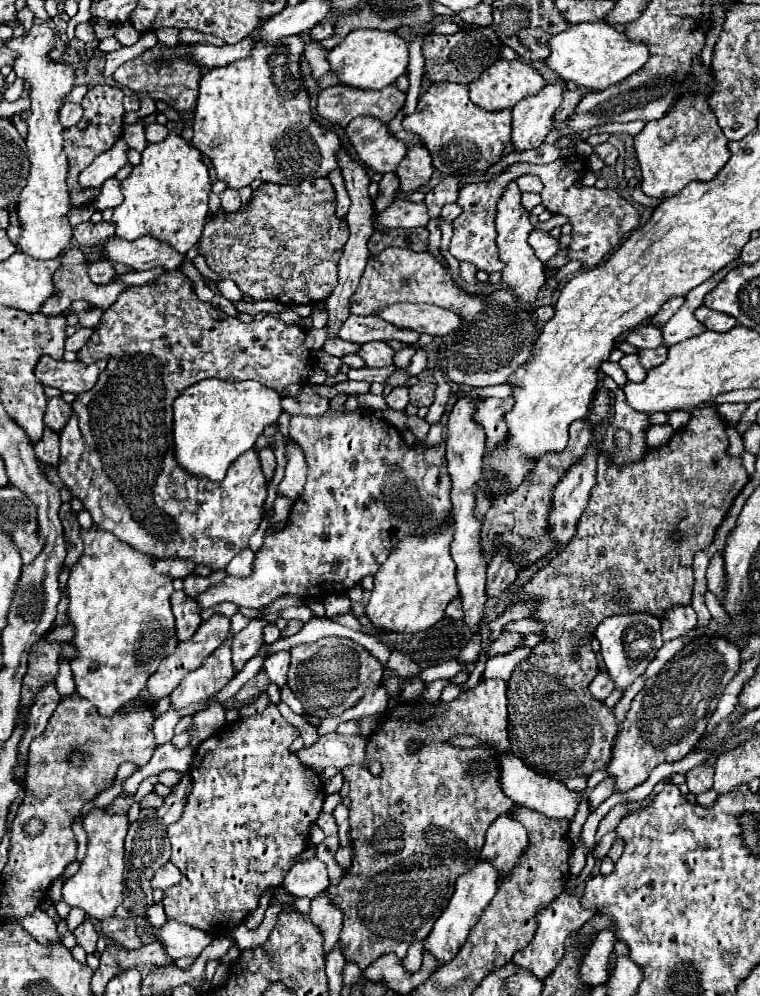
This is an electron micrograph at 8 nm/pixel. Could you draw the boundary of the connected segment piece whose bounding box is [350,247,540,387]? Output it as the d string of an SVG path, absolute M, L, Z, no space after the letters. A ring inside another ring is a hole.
M390 247L382 251L382 255L376 255L368 261L360 285L350 299L350 313L378 315L378 307L386 307L392 303L432 303L448 311L454 311L456 315L462 317L460 329L454 331L454 341L442 341L438 345L438 361L442 363L446 377L458 385L490 387L490 385L508 383L510 375L532 357L534 343L540 335L536 309L524 305L510 289L498 289L492 295L470 295L454 283L452 273L442 263L438 263L430 253L414 253L414 251Z

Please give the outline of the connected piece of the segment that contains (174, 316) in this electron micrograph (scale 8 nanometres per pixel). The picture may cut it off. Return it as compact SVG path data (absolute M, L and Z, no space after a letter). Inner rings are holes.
M168 271L166 275L162 275L160 279L156 279L154 283L148 283L148 285L140 285L140 287L130 287L126 289L124 293L120 293L118 301L108 307L108 311L104 311L104 317L100 319L102 323L94 329L92 337L90 337L90 343L84 345L80 351L78 351L78 361L82 363L94 363L94 361L100 361L100 359L106 359L108 361L108 367L104 369L104 373L98 377L96 385L86 391L86 393L80 393L76 397L76 401L72 403L72 417L70 421L66 423L66 427L62 429L60 433L60 465L58 465L58 475L60 479L66 483L66 487L72 491L72 495L76 495L84 507L90 511L94 523L104 529L104 531L110 531L114 533L120 541L128 543L130 547L134 547L136 551L142 551L142 553L148 553L148 555L154 555L156 559L170 559L170 557L178 557L178 559L190 559L194 563L200 563L200 565L208 565L212 569L224 569L232 557L236 553L240 553L242 549L248 547L248 539L250 535L258 529L260 521L262 521L262 505L264 505L264 499L266 499L266 477L262 475L262 469L260 469L260 461L258 461L258 455L254 449L242 453L232 465L230 465L230 471L226 473L226 477L220 481L220 483L210 483L210 479L202 479L202 477L196 477L196 475L190 475L188 471L184 471L176 457L174 457L174 429L172 429L172 403L174 399L190 385L206 379L206 377L220 377L224 381L242 381L242 379L254 379L254 381L260 381L260 383L266 383L266 387L272 387L274 391L278 391L282 397L296 397L300 387L306 383L310 371L312 371L312 351L306 347L304 339L306 339L306 329L300 327L300 325L286 325L282 323L276 315L266 315L262 319L256 319L252 321L250 325L238 321L236 317L230 317L226 315L224 311L212 307L210 303L202 303L196 293L194 293L194 285L192 281L180 271ZM108 499L110 505L114 505L114 509L118 509L118 513L106 513L102 511L100 503Z

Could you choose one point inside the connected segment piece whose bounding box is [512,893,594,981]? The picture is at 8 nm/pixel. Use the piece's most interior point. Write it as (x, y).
(565, 915)

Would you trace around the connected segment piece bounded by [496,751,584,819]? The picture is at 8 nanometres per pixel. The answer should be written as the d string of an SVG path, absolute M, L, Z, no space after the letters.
M496 751L496 759L500 763L500 787L516 805L530 807L530 809L534 809L538 813L544 813L548 817L554 817L554 819L572 819L574 817L576 807L578 807L584 791L582 793L568 791L564 783L558 783L554 779L546 779L544 775L534 773L530 767L526 767L510 751Z

